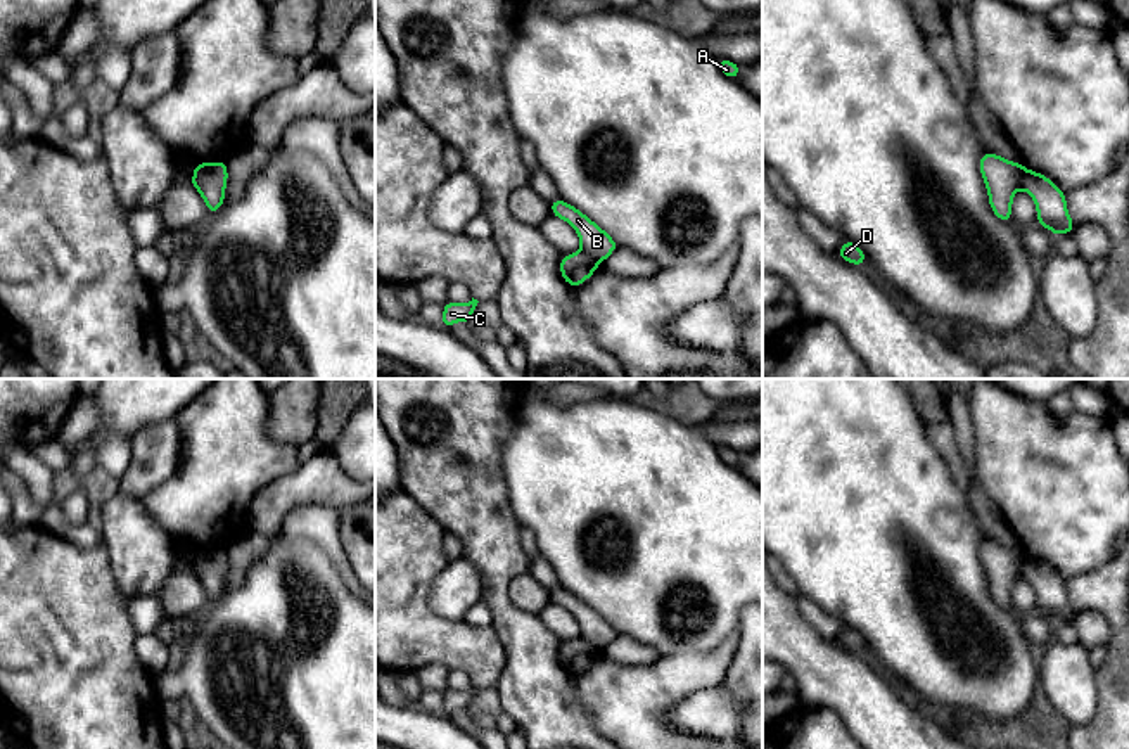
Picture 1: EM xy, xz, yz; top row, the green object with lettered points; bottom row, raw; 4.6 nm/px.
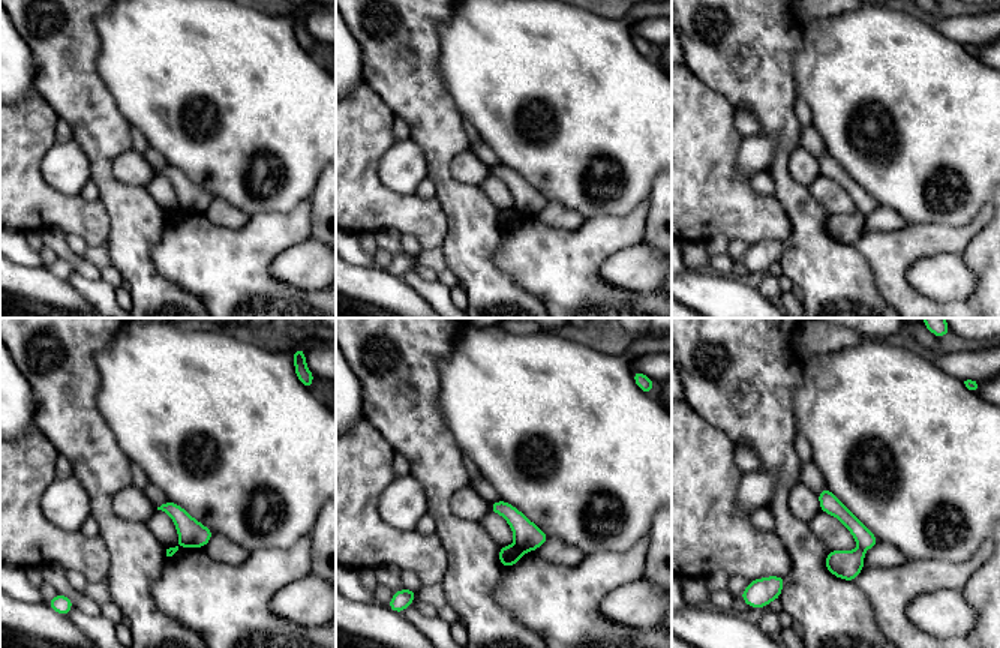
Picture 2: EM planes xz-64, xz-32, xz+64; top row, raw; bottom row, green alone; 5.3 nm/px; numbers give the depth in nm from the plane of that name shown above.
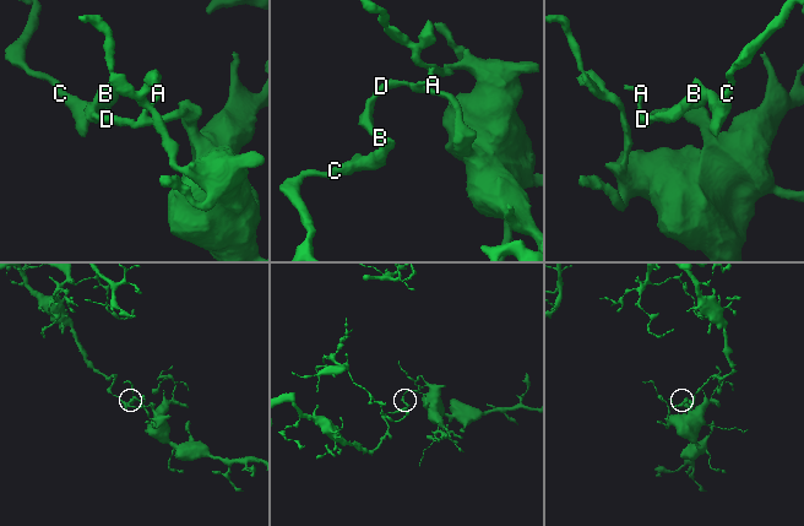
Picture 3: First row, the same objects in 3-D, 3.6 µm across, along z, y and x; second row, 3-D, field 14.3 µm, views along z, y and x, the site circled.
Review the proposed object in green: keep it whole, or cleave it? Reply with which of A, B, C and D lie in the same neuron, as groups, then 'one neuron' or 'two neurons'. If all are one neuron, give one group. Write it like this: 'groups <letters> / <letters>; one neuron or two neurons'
groups A B D / C; two neurons

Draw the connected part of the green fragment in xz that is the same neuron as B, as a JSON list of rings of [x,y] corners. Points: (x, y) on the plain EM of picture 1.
[[[557,586],[550,590],[550,595],[553,604],[567,609],[576,618],[581,630],[581,638],[596,650],[603,650],[619,635],[603,616],[600,616],[572,592]]]

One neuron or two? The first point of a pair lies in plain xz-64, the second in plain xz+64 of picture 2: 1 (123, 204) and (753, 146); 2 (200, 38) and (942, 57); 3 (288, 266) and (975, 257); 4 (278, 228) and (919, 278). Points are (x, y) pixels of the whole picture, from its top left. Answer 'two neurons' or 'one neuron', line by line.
1: two neurons
2: one neuron
3: two neurons
4: two neurons

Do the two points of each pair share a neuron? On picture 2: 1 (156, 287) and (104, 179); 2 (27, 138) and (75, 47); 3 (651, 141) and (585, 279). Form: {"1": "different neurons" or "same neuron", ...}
{"1": "same neuron", "2": "different neurons", "3": "different neurons"}

